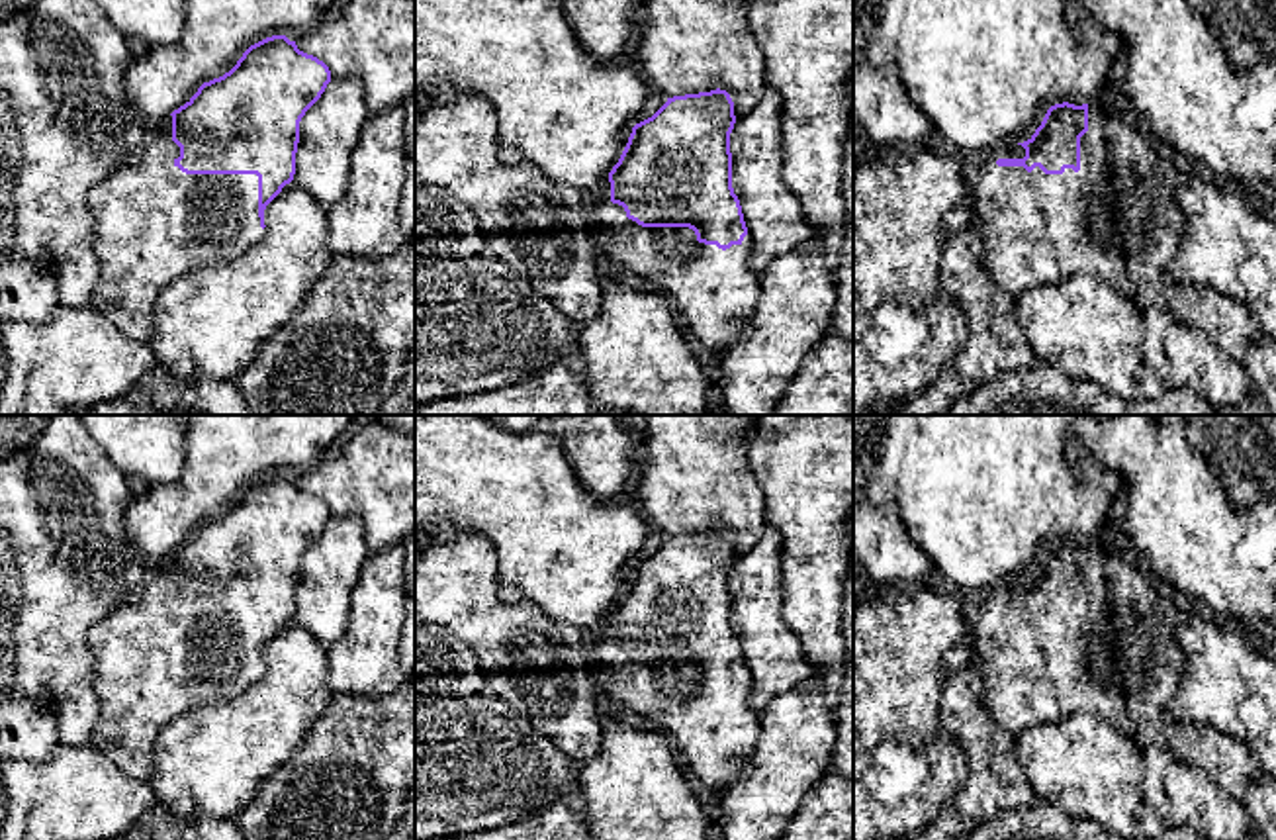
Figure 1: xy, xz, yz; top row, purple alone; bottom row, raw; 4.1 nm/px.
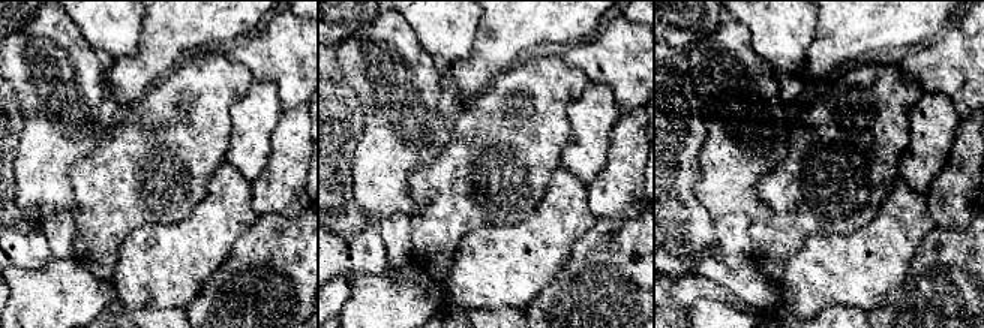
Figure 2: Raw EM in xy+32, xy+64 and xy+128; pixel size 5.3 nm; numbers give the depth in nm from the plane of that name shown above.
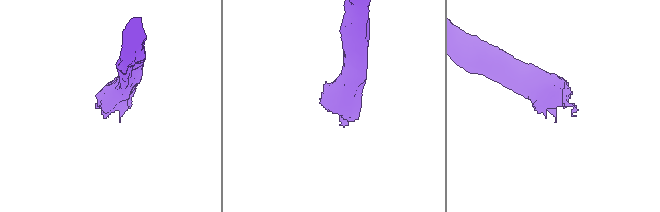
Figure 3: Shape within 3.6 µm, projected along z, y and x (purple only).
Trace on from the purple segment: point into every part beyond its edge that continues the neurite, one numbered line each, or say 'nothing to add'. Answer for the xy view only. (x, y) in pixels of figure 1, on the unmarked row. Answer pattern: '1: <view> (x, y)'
1: xy (153, 662)

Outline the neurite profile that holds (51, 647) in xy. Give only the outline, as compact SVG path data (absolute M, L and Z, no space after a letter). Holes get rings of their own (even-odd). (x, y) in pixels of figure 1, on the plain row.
M49 415L37 441L0 462L0 529L14 548L22 580L12 642L16 650L16 691L51 709L76 683L94 679L88 634L96 623L137 597L141 578L125 542L125 513L131 503L127 478L92 441L78 415Z

